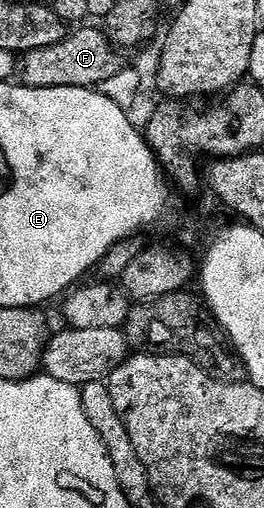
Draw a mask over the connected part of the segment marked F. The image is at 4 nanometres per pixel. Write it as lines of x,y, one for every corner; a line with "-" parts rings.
83,25
72,30
57,45
49,49
33,49
22,56
17,71
24,87
49,89
50,87
89,87
98,88
101,81
117,77
125,66
125,60
119,55
110,39
102,30
94,31
91,25

